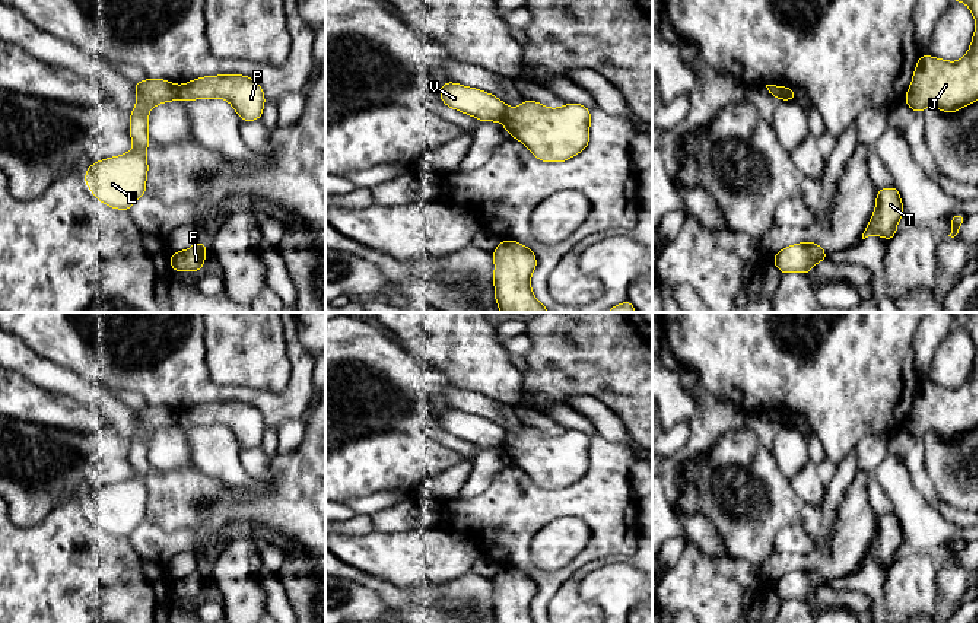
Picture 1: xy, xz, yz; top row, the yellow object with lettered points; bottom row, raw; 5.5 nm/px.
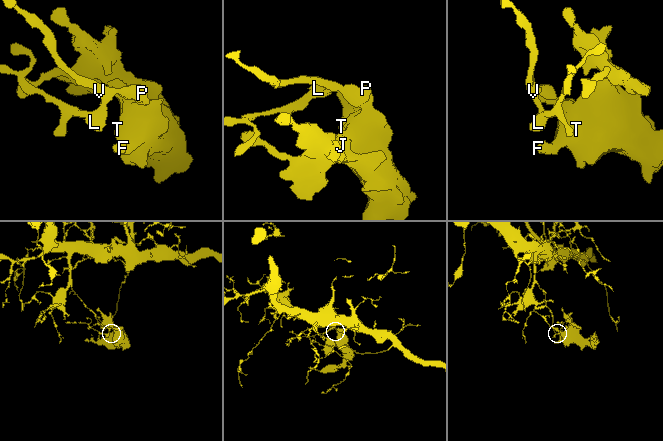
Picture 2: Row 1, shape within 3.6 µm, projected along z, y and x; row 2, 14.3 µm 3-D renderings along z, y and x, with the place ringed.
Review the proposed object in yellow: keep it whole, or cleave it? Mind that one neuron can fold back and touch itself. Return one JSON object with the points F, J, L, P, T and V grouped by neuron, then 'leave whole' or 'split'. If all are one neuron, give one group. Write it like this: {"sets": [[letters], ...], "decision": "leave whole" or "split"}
{"sets": [["F", "J", "P", "T"], ["L", "V"]], "decision": "split"}

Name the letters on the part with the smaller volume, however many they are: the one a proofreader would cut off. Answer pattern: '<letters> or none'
F, J, P, T

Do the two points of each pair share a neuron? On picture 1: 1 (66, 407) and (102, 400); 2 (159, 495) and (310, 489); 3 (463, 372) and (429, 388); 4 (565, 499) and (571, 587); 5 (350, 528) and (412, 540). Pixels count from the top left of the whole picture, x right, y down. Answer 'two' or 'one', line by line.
1: two
2: one
3: two
4: two
5: two

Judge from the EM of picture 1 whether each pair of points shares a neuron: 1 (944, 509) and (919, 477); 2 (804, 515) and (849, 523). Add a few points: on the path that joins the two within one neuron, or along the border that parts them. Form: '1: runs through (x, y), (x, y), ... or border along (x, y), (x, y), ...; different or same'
1: runs through (937, 502), (924, 485); same
2: border along (848, 488), (838, 508), (830, 546), (825, 552); different

